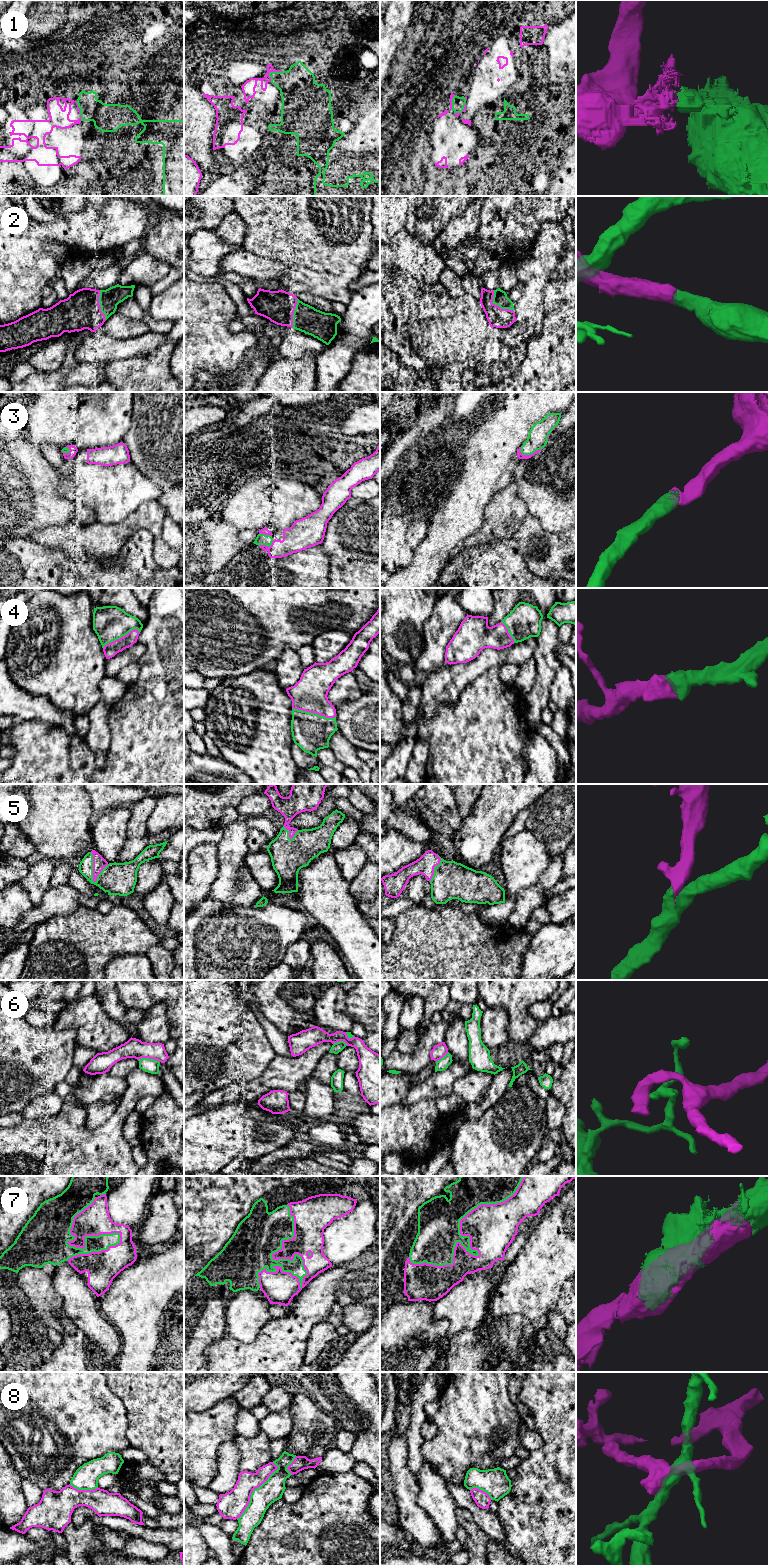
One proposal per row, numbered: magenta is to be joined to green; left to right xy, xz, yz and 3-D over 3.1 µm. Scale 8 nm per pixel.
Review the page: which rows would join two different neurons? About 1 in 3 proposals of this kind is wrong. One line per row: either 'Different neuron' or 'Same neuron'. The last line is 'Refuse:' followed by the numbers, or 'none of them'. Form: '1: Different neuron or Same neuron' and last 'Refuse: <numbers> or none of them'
1: Different neuron
2: Same neuron
3: Same neuron
4: Same neuron
5: Same neuron
6: Different neuron
7: Same neuron
8: Different neuron
Refuse: 1, 6, 8

